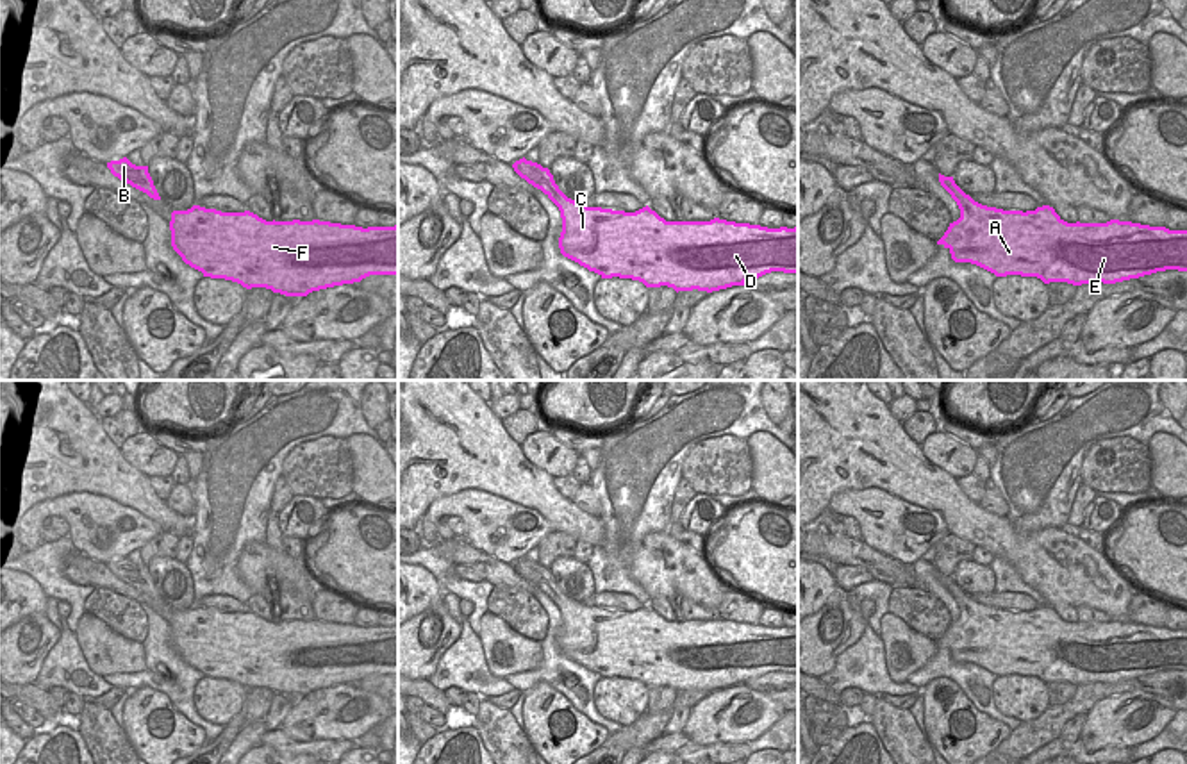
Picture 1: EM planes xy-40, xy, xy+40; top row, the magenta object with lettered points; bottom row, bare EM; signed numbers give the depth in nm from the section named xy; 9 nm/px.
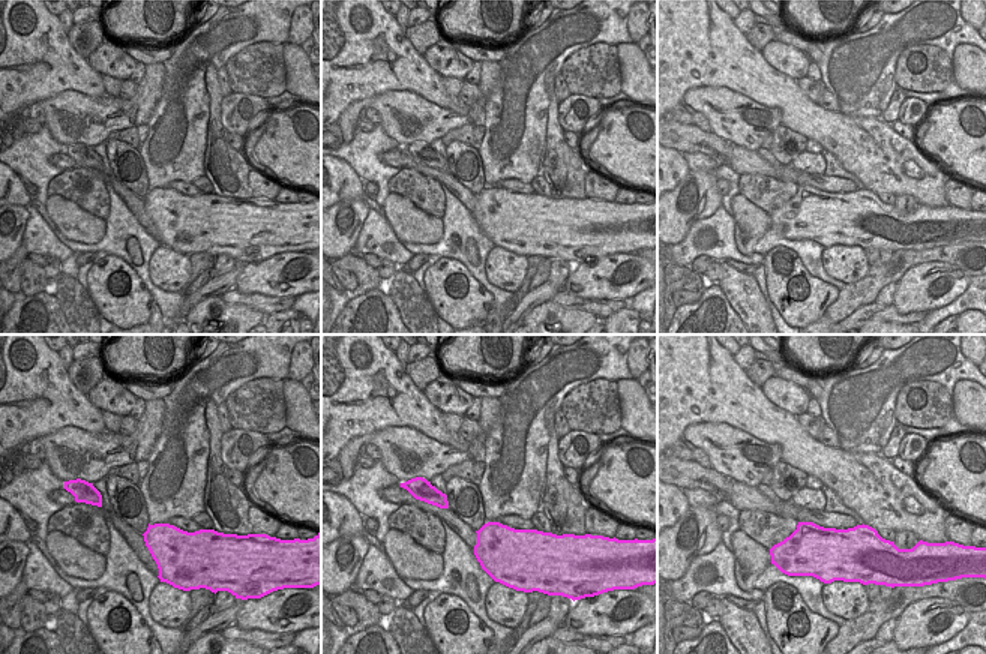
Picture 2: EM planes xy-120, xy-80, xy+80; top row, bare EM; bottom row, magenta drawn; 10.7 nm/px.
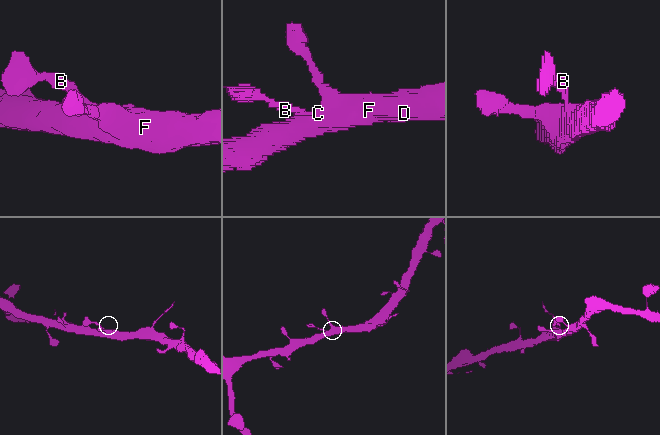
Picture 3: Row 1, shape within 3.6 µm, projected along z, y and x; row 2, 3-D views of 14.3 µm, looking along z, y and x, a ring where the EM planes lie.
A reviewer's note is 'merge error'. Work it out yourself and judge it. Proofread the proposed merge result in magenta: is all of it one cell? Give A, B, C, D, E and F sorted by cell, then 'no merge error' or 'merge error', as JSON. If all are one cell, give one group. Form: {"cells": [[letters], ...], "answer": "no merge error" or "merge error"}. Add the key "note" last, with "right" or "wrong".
{"cells": [["A", "B", "C", "D", "E", "F"]], "answer": "no merge error", "note": "wrong"}

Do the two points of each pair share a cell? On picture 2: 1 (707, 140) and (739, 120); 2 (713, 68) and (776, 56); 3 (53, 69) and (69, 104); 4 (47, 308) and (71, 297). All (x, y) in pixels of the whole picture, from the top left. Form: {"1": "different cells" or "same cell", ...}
{"1": "different cells", "2": "different cells", "3": "different cells", "4": "different cells"}

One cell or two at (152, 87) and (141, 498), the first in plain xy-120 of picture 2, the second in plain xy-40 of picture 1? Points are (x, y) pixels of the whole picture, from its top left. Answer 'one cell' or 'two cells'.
two cells

